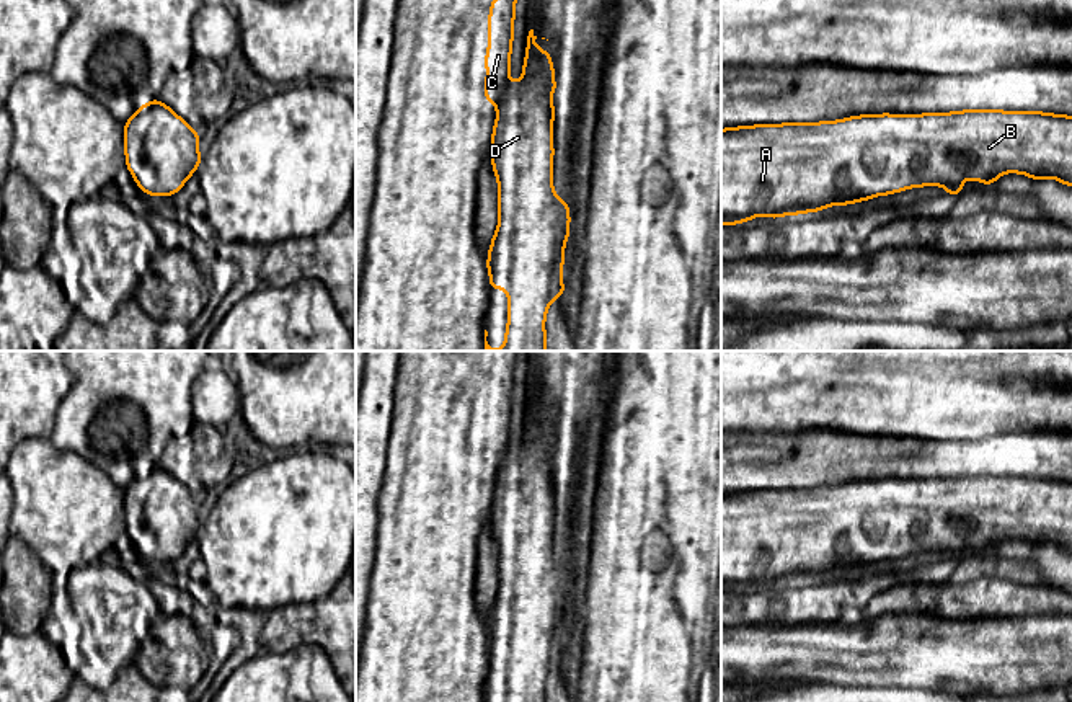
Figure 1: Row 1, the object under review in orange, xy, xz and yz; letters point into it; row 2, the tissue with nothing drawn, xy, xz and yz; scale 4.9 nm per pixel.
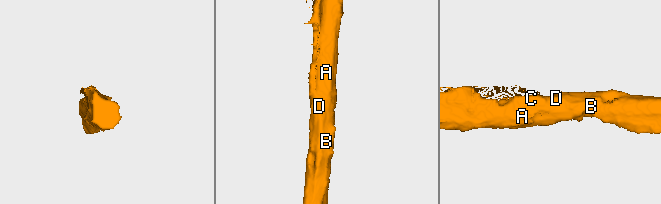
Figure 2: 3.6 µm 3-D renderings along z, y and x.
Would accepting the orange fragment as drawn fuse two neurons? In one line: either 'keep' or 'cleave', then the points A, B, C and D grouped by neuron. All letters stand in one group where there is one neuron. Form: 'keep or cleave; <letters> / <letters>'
keep; A B C D

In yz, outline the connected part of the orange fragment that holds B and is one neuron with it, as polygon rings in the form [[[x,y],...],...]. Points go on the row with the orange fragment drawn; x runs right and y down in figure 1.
[[[963,109],[924,114],[860,114],[837,121],[755,124],[721,129],[721,225],[767,215],[798,215],[909,188],[941,186],[953,198],[969,176],[990,186],[1005,173],[1072,186],[1072,116],[1043,111]]]

